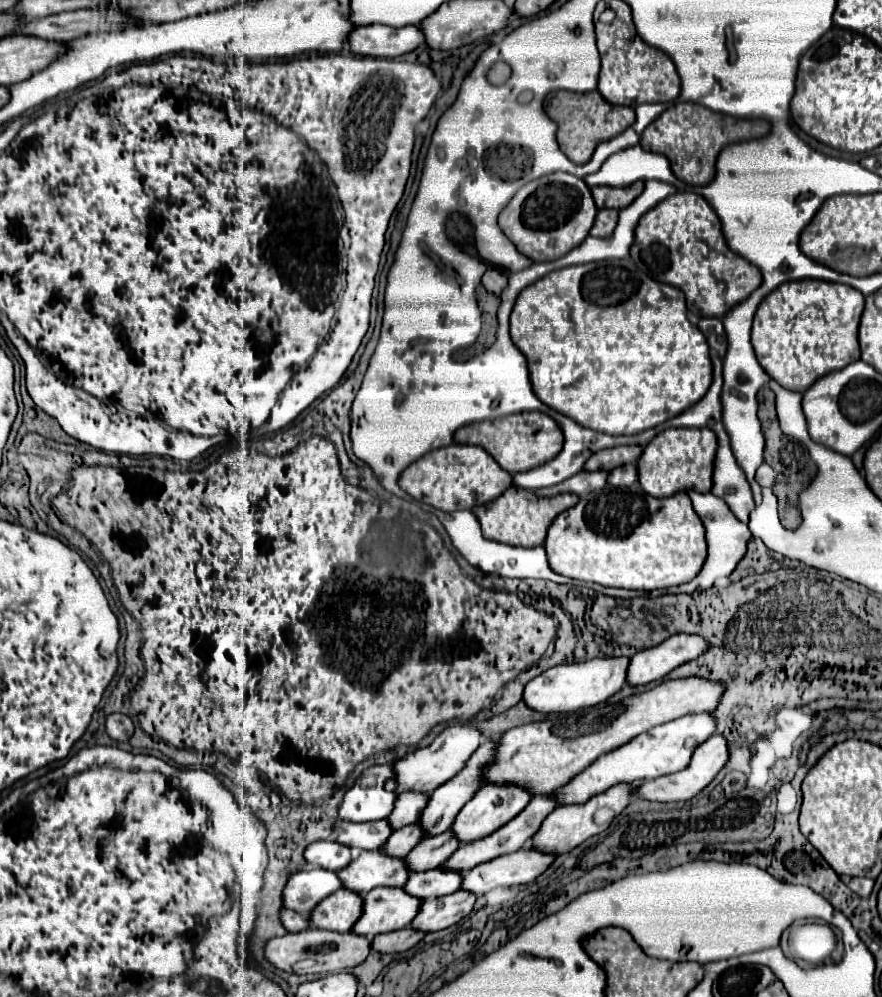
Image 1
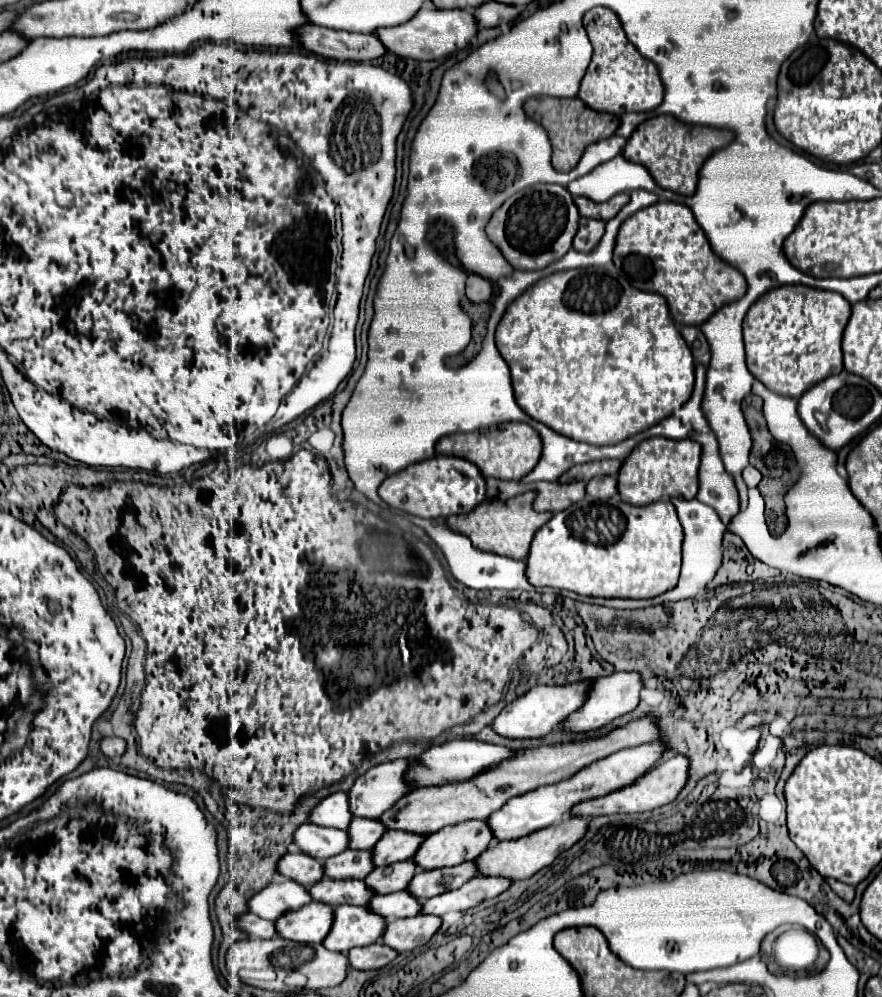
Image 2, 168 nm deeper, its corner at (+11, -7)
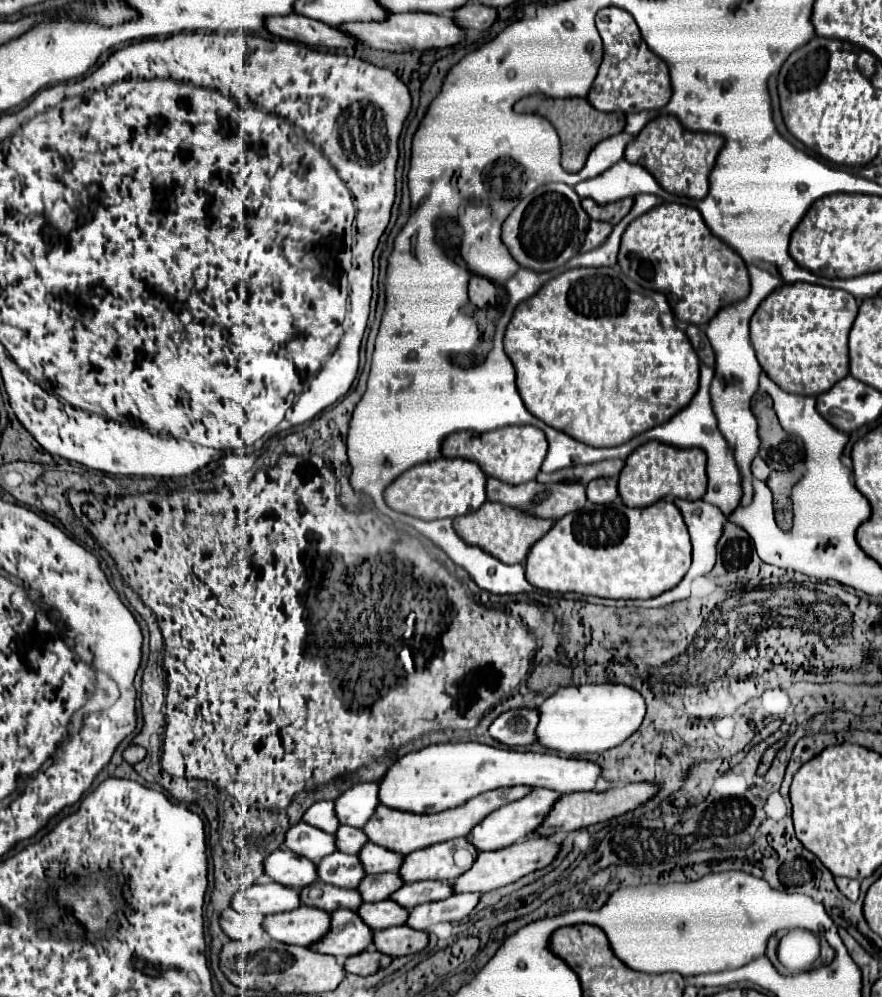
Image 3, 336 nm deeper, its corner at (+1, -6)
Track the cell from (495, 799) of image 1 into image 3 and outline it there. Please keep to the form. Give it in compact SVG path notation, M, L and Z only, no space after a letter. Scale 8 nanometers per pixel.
M466 837L450 839L446 843L436 843L434 847L424 847L422 851L412 851L404 857L398 875L402 875L404 883L426 881L426 879L456 879L462 875L470 863L456 865L454 855L464 853L466 857L476 857L476 849L468 843Z

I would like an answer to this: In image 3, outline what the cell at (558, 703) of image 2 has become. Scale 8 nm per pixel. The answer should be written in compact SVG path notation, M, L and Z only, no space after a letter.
M512 709L502 713L492 725L490 735L502 745L518 747L518 745L530 745L534 743L538 725L538 711L534 709Z

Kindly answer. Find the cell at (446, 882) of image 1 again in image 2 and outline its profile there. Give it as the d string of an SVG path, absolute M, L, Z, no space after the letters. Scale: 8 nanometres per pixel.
M408 890L392 892L392 894L376 894L376 898L370 900L368 908L372 906L372 912L382 914L384 918L406 918L416 916L422 908L422 902L416 900Z

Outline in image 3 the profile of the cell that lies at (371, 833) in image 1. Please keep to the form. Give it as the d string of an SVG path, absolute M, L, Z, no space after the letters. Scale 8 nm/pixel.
M300 821L288 829L286 839L284 839L284 847L300 857L306 857L306 859L318 863L318 859L336 851L334 841L336 841L334 835L328 835L328 833L314 829L308 823Z

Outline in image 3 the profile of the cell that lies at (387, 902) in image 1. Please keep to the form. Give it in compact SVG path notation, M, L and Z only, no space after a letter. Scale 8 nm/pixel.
M338 909L330 913L328 933L318 943L310 945L310 949L324 955L334 955L338 959L346 959L350 955L366 951L370 943L372 929L358 917L358 913Z

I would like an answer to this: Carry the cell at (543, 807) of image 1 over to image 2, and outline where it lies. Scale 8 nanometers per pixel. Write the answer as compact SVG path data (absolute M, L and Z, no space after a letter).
M474 860L452 866L452 868L442 868L442 870L440 868L436 868L436 870L418 870L416 876L412 878L408 890L416 898L426 900L426 898L432 898L440 892L460 888L466 880L470 880L474 876L476 876L476 862Z

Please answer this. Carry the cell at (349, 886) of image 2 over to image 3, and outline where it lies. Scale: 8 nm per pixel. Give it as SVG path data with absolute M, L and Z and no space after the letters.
M316 881L316 883L300 889L300 901L308 907L316 907L316 909L332 913L338 907L356 911L362 903L362 897L356 889L342 889L342 887L334 887L334 885Z

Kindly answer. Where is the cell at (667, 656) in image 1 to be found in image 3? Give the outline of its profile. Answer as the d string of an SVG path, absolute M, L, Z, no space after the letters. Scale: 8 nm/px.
M600 683L562 687L540 705L540 721L536 727L536 741L552 751L568 757L602 753L622 745L642 723L646 703L642 695L626 685Z

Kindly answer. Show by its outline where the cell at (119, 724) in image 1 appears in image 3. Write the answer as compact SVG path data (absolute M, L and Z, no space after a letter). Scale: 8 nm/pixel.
M130 745L126 751L124 751L124 759L130 763L130 765L136 765L138 761L142 761L146 757L146 749L140 747L140 745Z

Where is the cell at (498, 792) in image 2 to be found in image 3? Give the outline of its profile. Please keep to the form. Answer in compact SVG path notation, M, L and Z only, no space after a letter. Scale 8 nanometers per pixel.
M502 787L502 789L494 789L494 791L486 791L480 793L478 797L470 799L466 805L450 809L450 811L442 811L442 813L434 813L434 815L410 815L404 811L392 811L384 805L378 805L374 815L368 819L368 823L362 827L366 831L366 837L370 843L378 843L380 847L386 847L394 853L400 855L408 855L412 851L430 847L434 843L442 843L442 841L450 841L456 837L466 837L470 833L470 829L474 825L478 825L488 813L500 809L502 805L508 805L512 801L522 799L524 795L528 795L532 789L530 787Z

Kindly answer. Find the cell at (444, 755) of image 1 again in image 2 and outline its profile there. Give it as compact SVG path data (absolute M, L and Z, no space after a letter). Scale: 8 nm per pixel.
M398 758L386 764L378 764L370 768L364 776L358 776L354 786L350 788L350 808L354 816L378 818L382 816L400 796L408 794L408 780L404 780L404 772L408 772L408 764L412 758Z

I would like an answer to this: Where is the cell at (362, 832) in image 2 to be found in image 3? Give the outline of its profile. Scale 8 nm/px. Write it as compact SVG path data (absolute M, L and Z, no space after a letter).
M348 825L338 827L336 839L338 839L338 851L342 851L342 853L352 853L352 855L356 855L356 853L362 849L362 845L368 841L362 829L348 827Z

